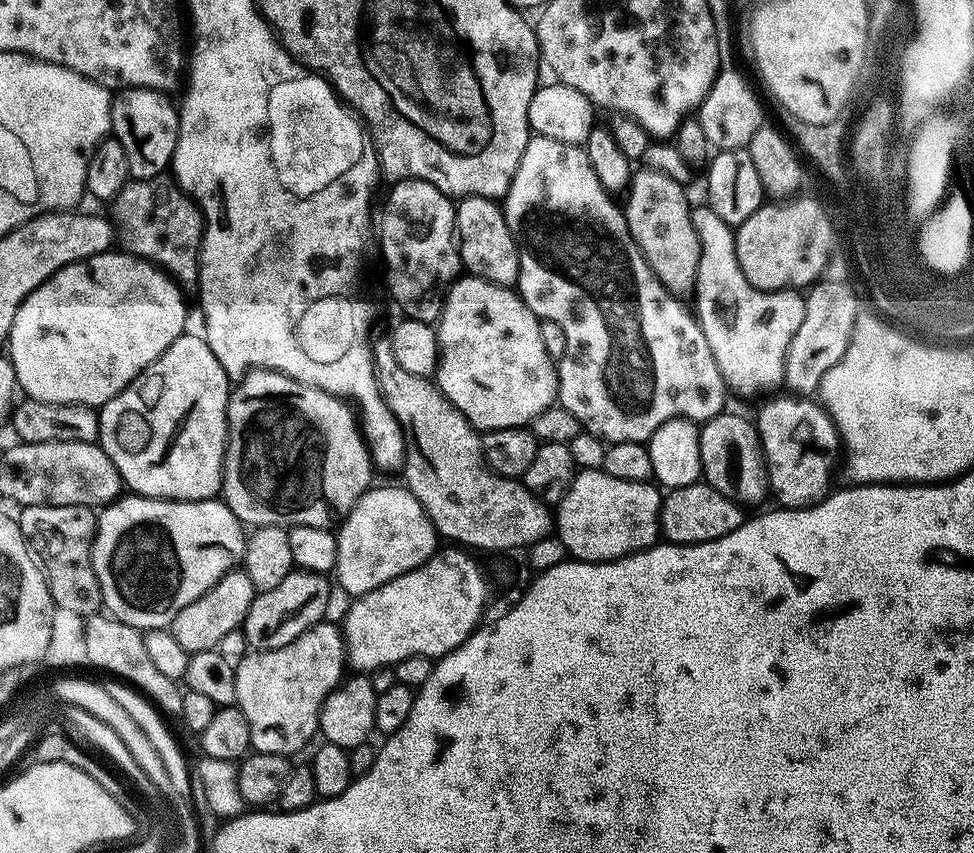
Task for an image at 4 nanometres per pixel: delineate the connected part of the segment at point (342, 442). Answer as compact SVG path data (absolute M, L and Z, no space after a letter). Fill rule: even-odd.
M257 368L239 381L240 384L231 389L228 398L228 446L224 449L224 482L222 485L222 499L228 509L240 519L241 525L259 526L261 524L283 524L288 528L298 526L318 526L332 528L339 525L348 517L350 510L364 497L365 492L373 487L372 454L368 449L368 441L364 437L358 416L355 411L347 408L345 401L331 392L324 392L321 388L311 388L309 384L299 384L296 380L282 375L280 372L270 372L265 368Z

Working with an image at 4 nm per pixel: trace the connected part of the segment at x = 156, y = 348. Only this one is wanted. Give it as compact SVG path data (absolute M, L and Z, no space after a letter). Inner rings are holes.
M109 250L91 256L85 260L79 260L73 264L67 264L62 270L58 270L42 286L35 288L30 295L23 300L14 314L12 329L8 331L6 341L7 355L12 361L16 371L16 382L19 391L29 400L41 400L51 404L91 404L93 406L103 406L110 402L123 390L126 385L135 378L146 366L150 366L158 359L178 339L185 335L184 323L188 320L188 304L184 301L181 285L163 268L155 265L150 260L145 260L143 256L134 256L127 250Z

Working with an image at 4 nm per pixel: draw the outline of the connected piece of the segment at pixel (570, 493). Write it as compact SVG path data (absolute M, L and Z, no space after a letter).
M580 470L577 471L571 486L566 490L566 494L560 499L560 503L554 508L554 532L560 535L560 544L569 552L569 557L586 564L606 564L630 556L633 552L642 552L646 548L651 548L661 539L662 527L660 523L660 512L662 505L662 492L655 483L652 482L622 482L622 478L610 478L603 470Z

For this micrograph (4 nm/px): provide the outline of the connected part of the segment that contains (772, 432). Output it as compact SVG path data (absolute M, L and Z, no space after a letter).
M800 394L776 396L754 416L764 461L768 467L768 487L780 508L810 508L829 495L832 467L842 452L840 430L815 399Z

